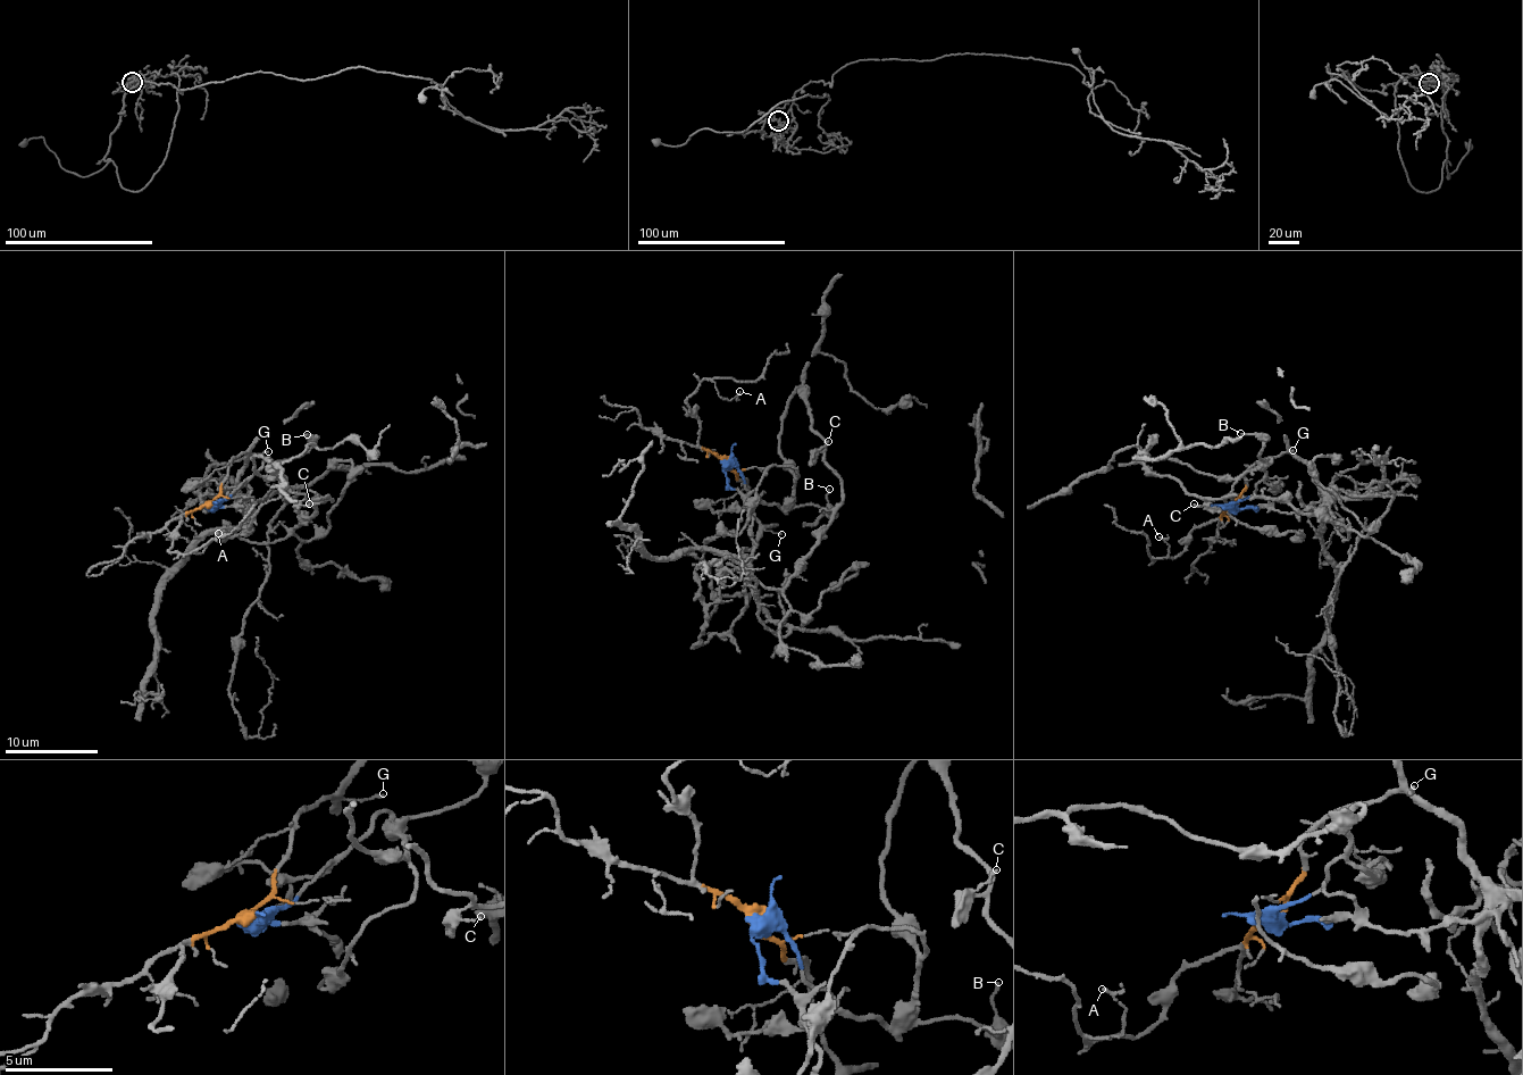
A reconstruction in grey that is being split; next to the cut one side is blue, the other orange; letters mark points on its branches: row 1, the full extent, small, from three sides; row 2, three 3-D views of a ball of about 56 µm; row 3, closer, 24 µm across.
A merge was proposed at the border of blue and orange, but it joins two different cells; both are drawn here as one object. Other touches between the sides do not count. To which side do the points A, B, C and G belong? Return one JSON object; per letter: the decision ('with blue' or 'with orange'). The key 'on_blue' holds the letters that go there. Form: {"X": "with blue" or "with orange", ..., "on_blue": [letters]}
{"A": "with orange", "B": "with blue", "C": "with blue", "G": "with orange", "on_blue": ["B", "C"]}

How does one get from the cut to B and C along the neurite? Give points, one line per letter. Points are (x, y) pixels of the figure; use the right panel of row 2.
B: (1230, 507), (1253, 494), (1268, 465), (1258, 457), (1263, 446), (1254, 434), (1240, 434)
C: (1230, 507), (1253, 494), (1268, 465), (1224, 478), (1186, 464), (1144, 463), (1205, 501), (1193, 503)

